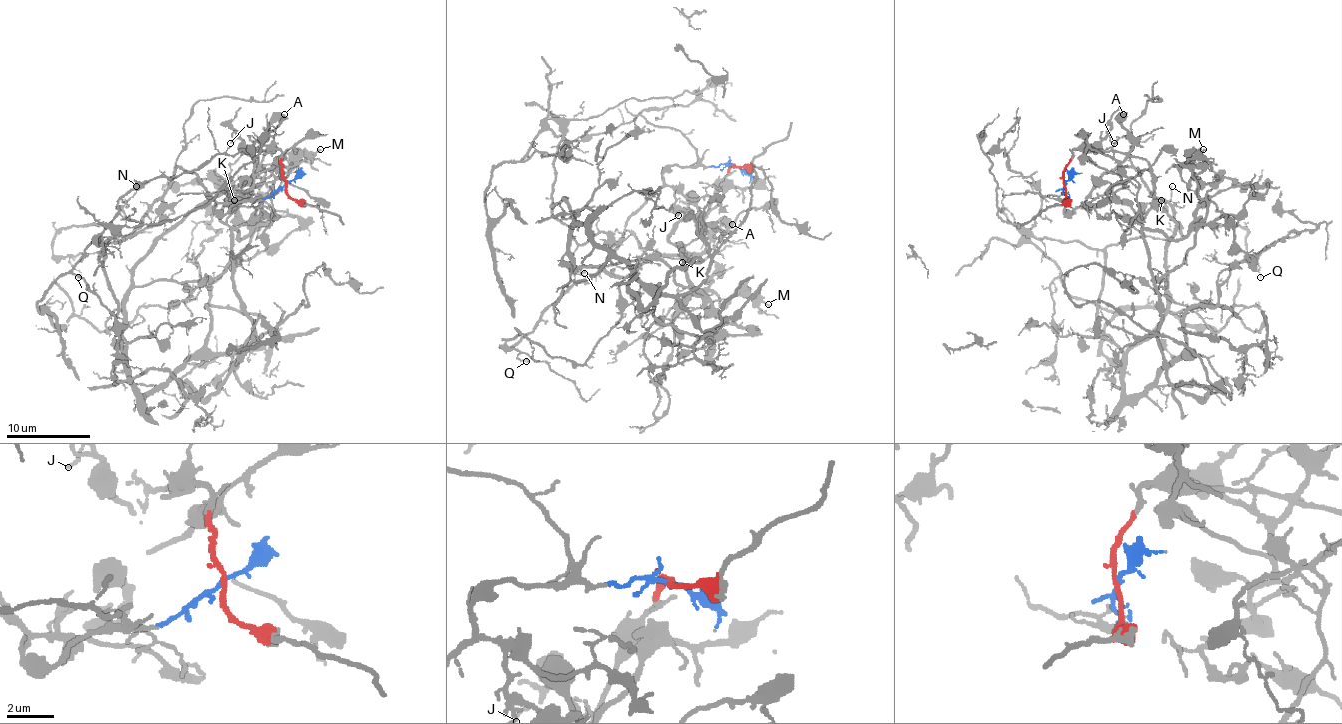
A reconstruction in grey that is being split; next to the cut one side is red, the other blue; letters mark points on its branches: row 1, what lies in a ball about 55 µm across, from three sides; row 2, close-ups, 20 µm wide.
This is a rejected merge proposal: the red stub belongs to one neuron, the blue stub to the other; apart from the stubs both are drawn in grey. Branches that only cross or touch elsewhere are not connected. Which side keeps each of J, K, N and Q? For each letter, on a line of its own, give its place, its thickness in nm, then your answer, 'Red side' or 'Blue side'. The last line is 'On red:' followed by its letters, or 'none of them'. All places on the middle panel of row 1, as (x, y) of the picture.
J: Place: (678, 215). Thickness 110 nm. Blue side
K: Place: (682, 262). Thickness 320 nm. Blue side
N: Place: (584, 273). Thickness 100 nm. Blue side
Q: Place: (526, 361). Thickness 70 nm. Blue side
On red: none of them

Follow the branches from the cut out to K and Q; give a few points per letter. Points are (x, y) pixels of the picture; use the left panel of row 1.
K: (285, 184), (216, 213), (214, 207), (237, 192), (222, 209), (222, 221), (235, 201)
Q: (285, 184), (222, 213), (176, 167), (128, 234), (93, 224), (59, 232), (53, 253), (78, 278)

